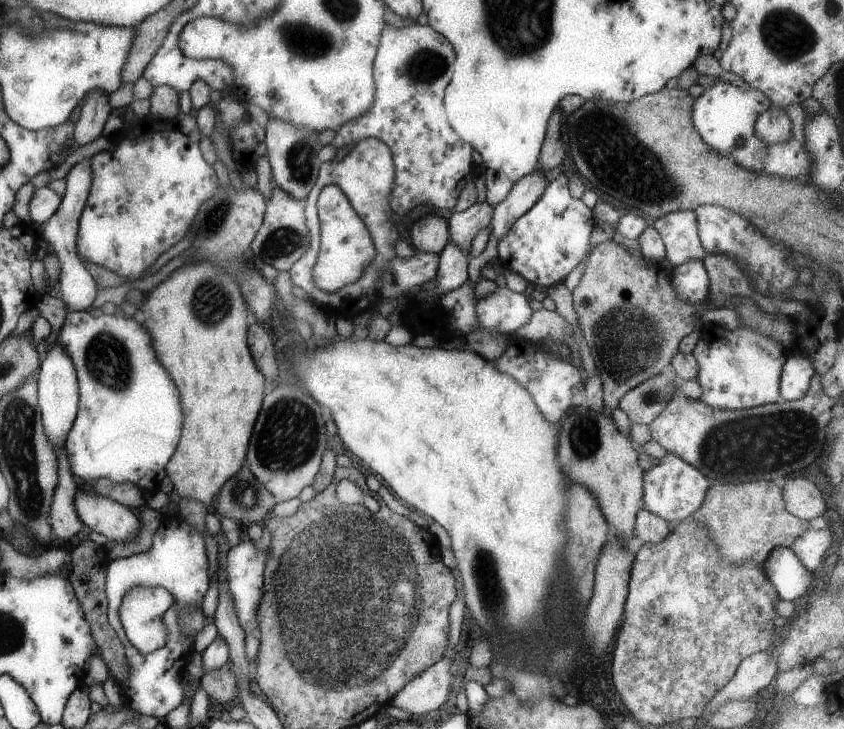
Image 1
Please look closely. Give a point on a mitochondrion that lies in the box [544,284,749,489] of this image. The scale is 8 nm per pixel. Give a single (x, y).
(624, 340)

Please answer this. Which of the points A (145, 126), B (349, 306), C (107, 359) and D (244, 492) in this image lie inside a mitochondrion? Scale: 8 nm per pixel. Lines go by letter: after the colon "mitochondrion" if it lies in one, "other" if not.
A: other
B: other
C: mitochondrion
D: mitochondrion

